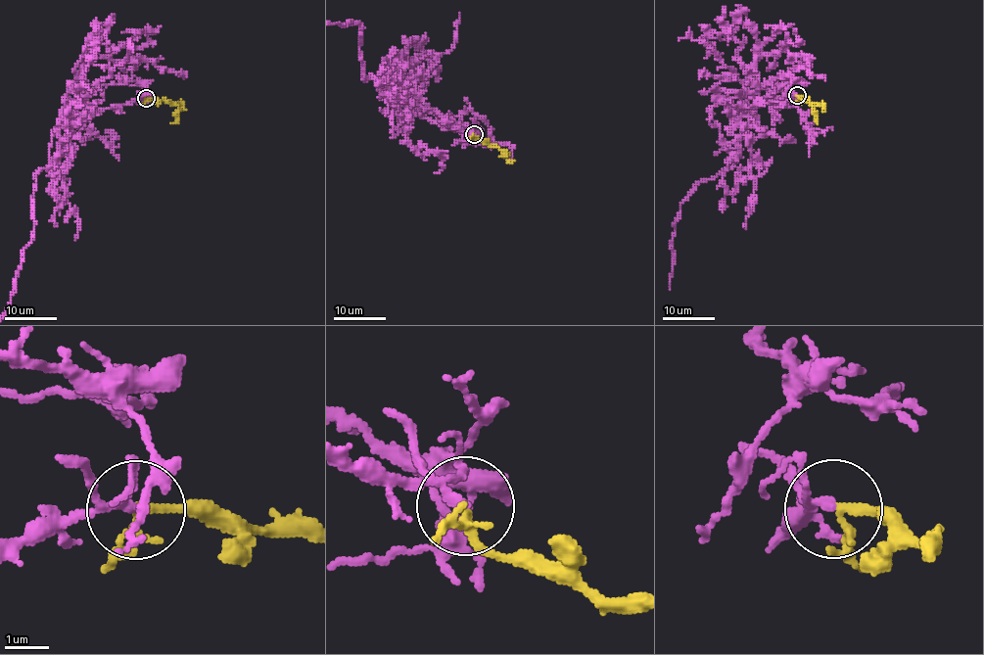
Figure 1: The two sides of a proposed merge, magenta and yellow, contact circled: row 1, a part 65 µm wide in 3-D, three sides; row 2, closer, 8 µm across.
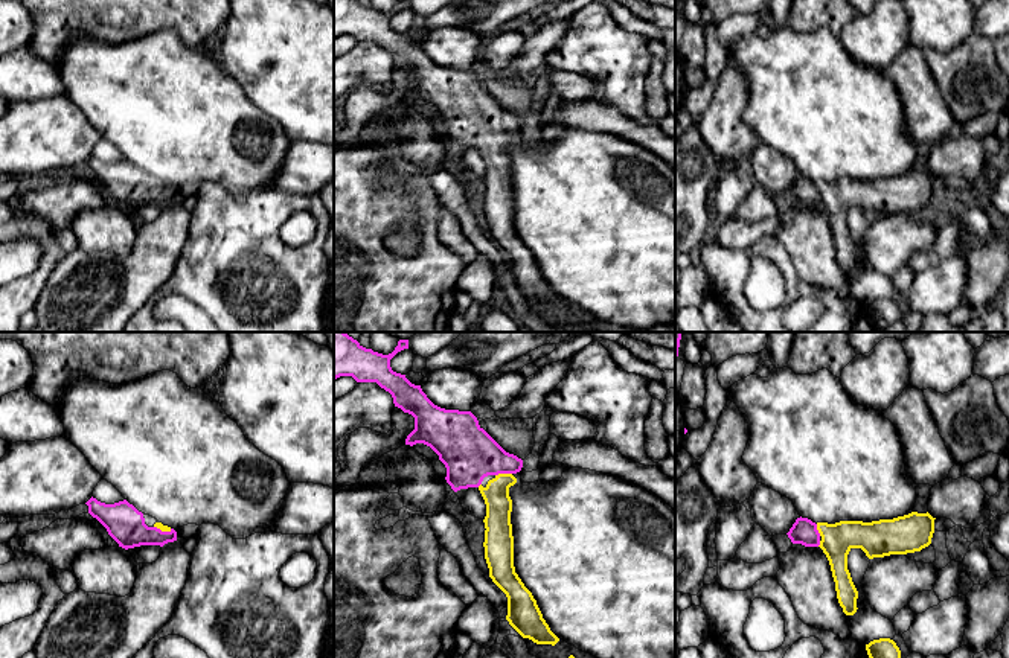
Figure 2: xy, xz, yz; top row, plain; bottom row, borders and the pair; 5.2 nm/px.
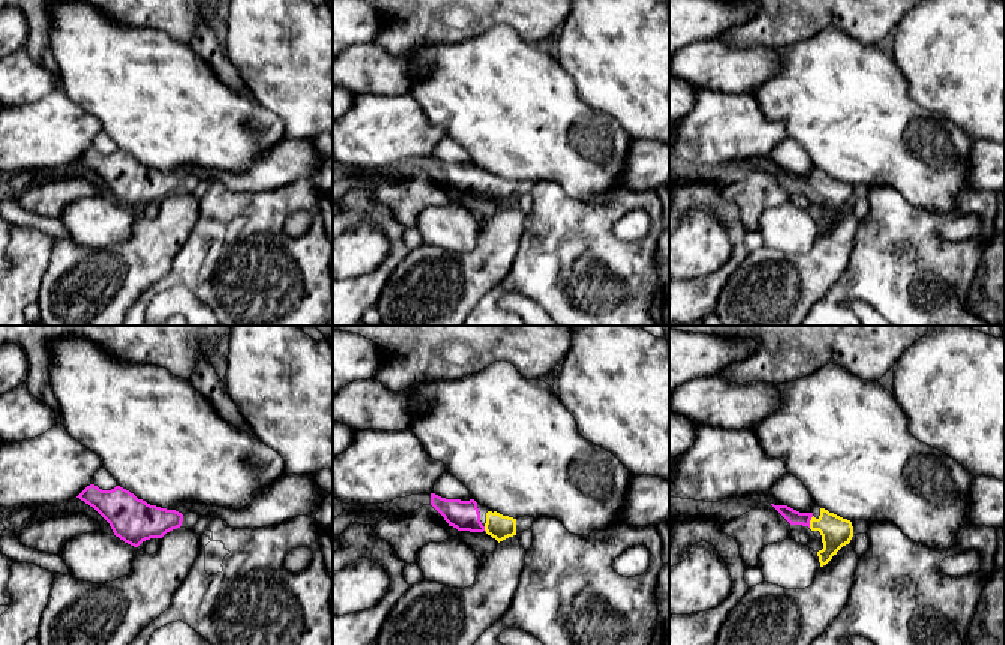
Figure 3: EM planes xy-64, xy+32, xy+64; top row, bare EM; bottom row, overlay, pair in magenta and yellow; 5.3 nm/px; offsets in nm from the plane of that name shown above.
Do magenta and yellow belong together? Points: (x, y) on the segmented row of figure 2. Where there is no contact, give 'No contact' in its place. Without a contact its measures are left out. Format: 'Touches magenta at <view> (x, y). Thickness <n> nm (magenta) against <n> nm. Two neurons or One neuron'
Touches magenta at xz (503, 472). Thickness 280 nm (magenta) against 140 nm. One neuron

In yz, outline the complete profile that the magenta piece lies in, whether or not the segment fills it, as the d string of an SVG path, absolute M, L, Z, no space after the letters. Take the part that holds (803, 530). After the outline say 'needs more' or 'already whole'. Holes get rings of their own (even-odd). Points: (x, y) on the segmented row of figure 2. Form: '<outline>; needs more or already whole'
M911 512L893 519L872 522L812 522L797 518L786 533L793 544L820 547L826 554L840 606L846 615L857 612L858 591L847 570L847 554L861 548L869 559L921 551L931 544L934 519L928 512Z; needs more

